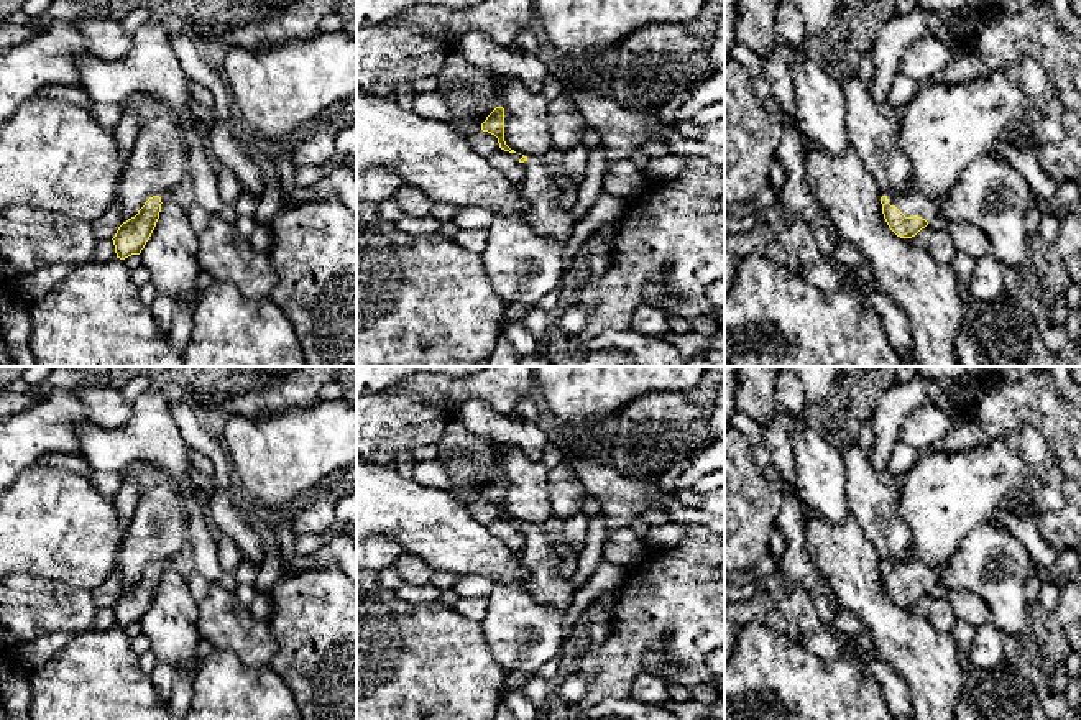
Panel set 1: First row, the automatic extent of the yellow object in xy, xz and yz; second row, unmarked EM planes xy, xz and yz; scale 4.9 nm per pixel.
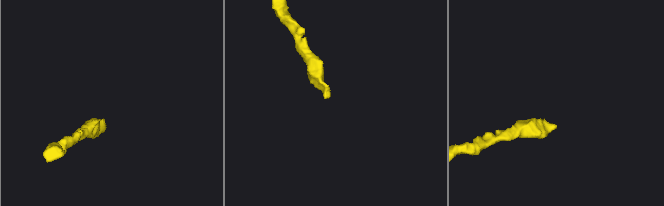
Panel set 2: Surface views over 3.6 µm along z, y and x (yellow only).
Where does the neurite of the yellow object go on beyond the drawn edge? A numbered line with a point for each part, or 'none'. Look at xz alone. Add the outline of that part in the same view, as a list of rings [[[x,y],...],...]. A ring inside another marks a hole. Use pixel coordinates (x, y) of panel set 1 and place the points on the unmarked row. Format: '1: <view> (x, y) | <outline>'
1: xz (541, 556) | [[[524,523],[524,549],[519,554],[521,564],[529,570],[526,588],[537,603],[542,603],[565,616],[573,602],[575,588],[570,579],[559,572],[564,551],[540,526]]]

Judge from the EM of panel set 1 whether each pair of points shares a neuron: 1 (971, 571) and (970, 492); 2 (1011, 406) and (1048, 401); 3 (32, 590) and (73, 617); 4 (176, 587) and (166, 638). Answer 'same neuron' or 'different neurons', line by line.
1: different neurons
2: same neuron
3: same neuron
4: same neuron

